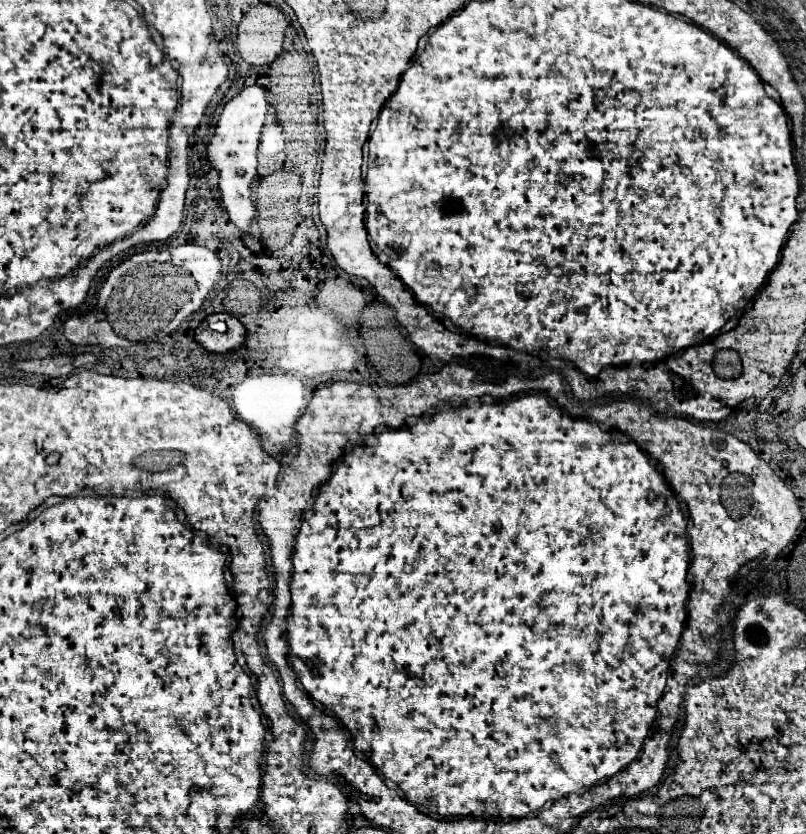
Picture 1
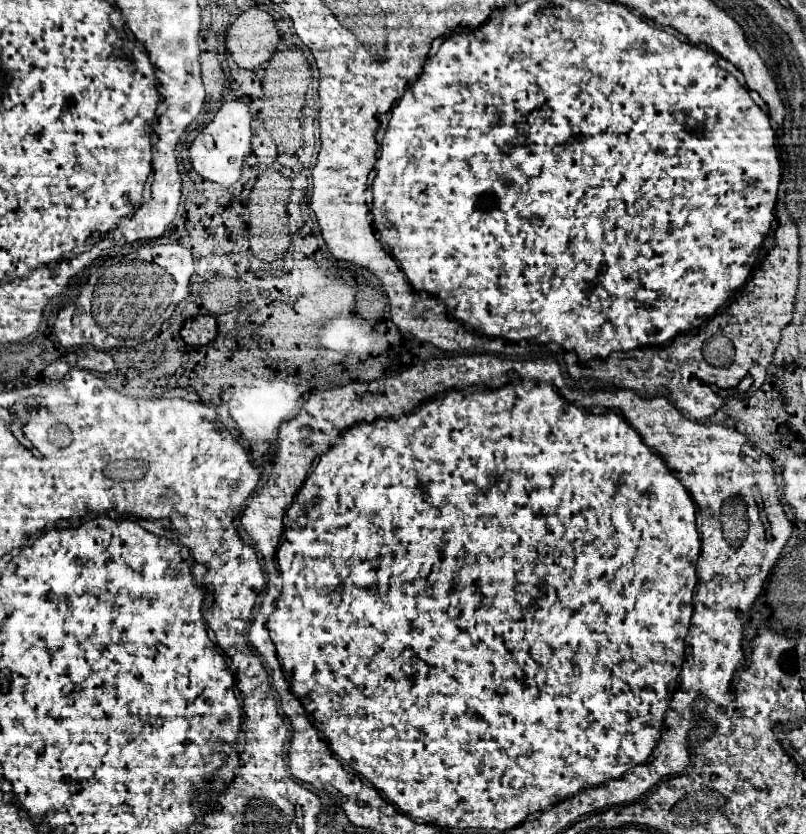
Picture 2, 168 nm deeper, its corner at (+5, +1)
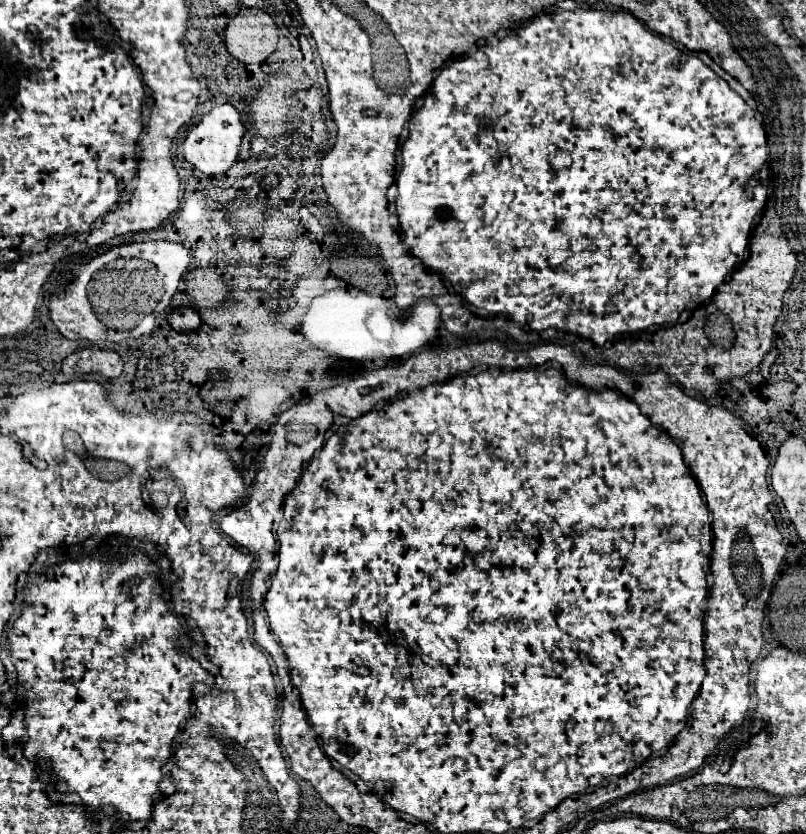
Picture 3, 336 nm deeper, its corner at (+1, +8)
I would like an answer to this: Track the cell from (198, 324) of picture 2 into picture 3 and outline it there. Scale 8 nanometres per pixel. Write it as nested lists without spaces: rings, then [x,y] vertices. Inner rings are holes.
[[[180,306],[180,308],[174,308],[174,310],[168,314],[166,322],[168,322],[170,328],[176,330],[176,332],[192,332],[192,330],[196,330],[196,328],[200,326],[202,320],[200,320],[200,314],[198,314],[194,308],[190,308],[190,306]]]

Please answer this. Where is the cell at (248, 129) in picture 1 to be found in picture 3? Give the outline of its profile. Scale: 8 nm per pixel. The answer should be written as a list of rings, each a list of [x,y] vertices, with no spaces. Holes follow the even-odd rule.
[[[222,104],[212,108],[186,136],[184,140],[184,158],[198,168],[200,172],[214,176],[214,174],[224,174],[238,156],[238,148],[242,144],[242,134],[244,134],[244,126],[240,120],[238,110],[232,104]]]

